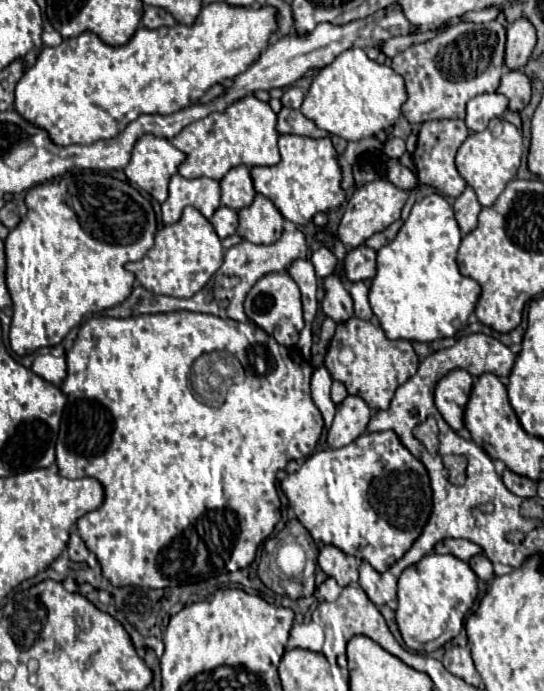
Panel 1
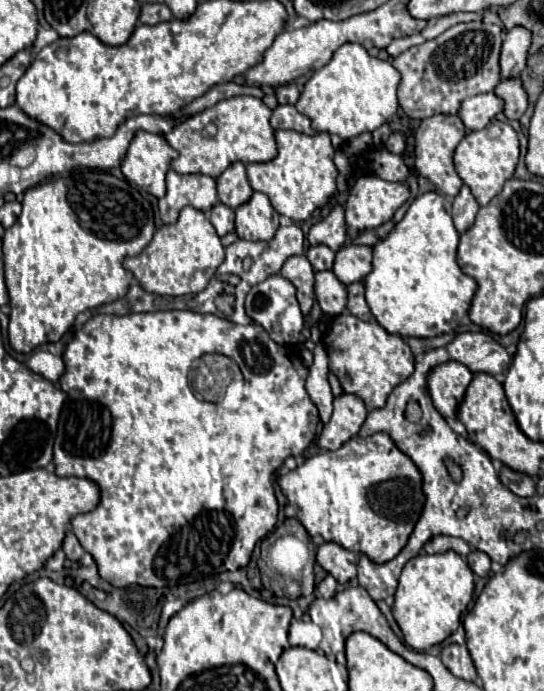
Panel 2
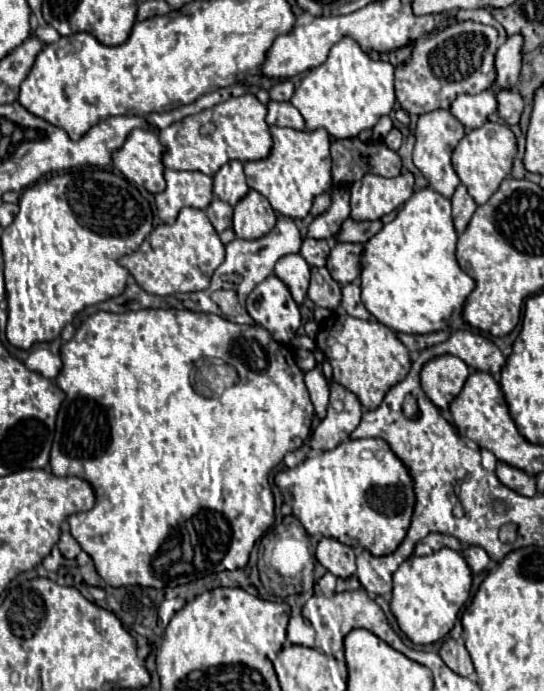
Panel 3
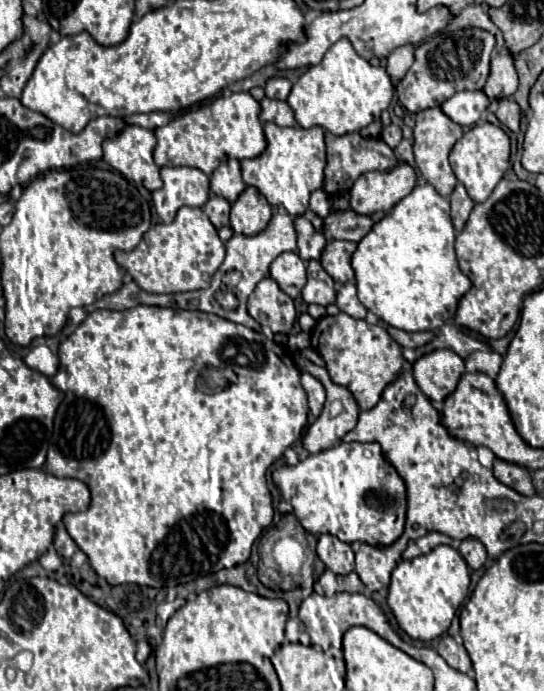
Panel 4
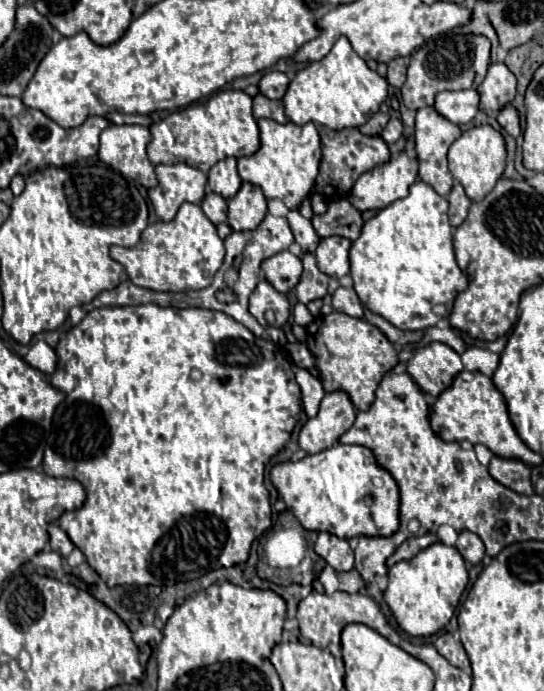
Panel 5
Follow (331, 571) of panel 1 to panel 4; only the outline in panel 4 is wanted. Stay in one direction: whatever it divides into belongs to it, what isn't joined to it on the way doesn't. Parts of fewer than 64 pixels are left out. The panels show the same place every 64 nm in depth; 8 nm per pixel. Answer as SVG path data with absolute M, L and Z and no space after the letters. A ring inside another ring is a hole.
M324 534L318 538L318 558L326 564L328 570L332 570L334 574L350 574L354 572L354 552L350 548L350 544L340 542L336 536Z

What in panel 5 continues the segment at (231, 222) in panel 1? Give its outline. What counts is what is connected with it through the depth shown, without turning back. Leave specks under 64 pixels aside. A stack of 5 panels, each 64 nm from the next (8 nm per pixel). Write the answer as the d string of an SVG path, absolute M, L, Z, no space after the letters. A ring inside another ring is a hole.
M208 192L206 198L202 200L202 210L210 218L210 222L216 226L228 220L228 202L220 194Z

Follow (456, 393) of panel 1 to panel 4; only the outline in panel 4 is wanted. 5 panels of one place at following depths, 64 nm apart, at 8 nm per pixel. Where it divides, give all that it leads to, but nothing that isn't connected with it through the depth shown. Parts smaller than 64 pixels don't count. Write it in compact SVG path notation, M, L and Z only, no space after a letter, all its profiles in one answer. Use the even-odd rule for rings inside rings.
M434 350L414 364L414 378L420 390L438 404L456 390L464 372L464 360L452 350Z

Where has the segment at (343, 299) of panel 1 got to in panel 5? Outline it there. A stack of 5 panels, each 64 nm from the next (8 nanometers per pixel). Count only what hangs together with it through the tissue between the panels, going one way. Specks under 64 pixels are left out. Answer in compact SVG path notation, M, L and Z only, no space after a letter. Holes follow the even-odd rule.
M302 254L304 264L304 278L300 280L300 286L296 286L296 296L302 304L308 304L318 298L328 296L330 278L318 268L314 254Z

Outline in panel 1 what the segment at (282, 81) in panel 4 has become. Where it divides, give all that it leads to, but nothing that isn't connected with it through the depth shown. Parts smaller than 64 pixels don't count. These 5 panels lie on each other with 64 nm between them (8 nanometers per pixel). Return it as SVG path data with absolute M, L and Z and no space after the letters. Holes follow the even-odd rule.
M296 86L286 88L286 92L282 96L282 106L284 108L300 108L302 102L304 102L304 92L300 88L296 88Z

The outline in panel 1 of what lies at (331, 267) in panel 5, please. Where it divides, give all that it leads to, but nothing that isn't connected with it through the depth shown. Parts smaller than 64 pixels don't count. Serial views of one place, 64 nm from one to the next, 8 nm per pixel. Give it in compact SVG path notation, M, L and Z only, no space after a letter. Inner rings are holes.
M358 246L346 254L344 274L350 282L372 280L376 276L376 250L368 246Z

